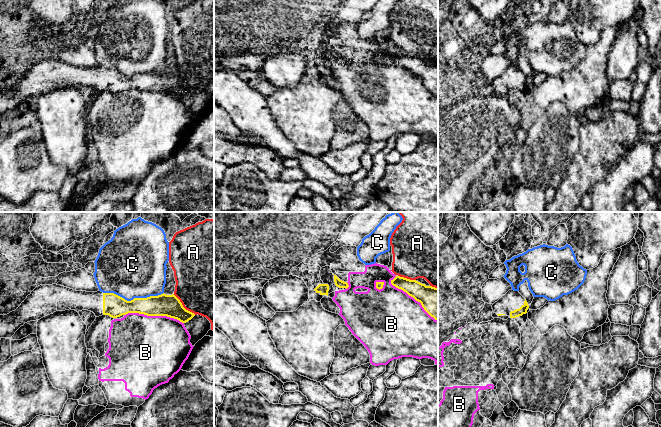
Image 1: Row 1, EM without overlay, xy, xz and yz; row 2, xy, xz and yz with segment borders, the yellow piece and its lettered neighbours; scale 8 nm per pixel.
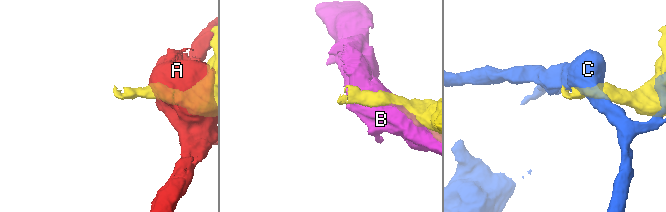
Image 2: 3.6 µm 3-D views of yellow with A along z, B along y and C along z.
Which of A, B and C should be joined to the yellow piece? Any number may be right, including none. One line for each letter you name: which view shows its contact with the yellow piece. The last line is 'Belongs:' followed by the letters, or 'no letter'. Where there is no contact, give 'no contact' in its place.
Belongs: no letter

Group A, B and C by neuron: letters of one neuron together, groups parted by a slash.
A / B / C

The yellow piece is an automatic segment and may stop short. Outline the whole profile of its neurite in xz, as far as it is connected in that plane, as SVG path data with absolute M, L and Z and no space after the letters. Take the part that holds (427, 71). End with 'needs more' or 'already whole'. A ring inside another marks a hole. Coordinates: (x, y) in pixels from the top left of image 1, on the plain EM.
M400 52L391 56L391 60L420 78L424 86L438 97L438 64Z; already whole

